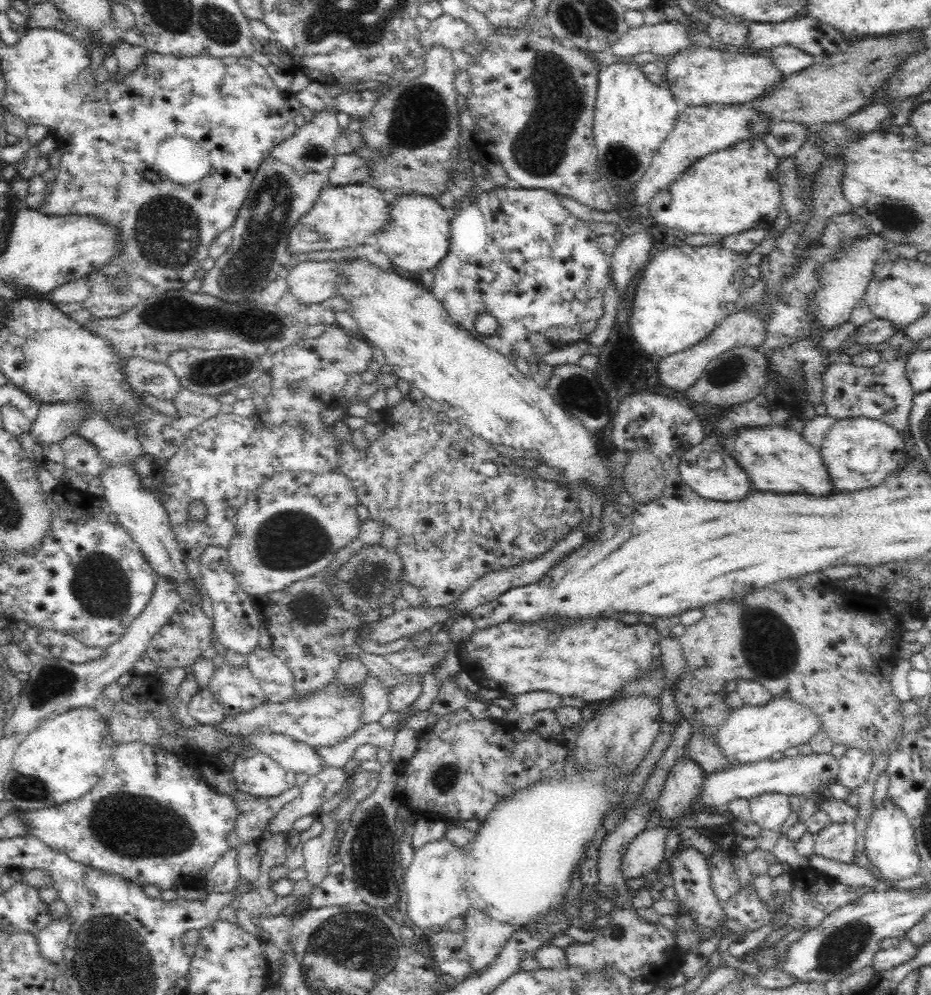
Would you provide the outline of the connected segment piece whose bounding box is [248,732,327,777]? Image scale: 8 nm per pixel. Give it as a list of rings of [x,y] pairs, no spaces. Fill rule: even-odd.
[[[250,734],[248,736],[256,749],[268,754],[282,768],[291,770],[294,774],[316,776],[326,770],[327,764],[316,748],[294,740],[286,734]]]

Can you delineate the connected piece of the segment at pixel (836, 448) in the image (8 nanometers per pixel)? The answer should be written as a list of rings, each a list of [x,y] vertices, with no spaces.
[[[862,416],[837,420],[834,426],[828,428],[824,441],[819,446],[820,459],[826,466],[830,484],[836,492],[872,488],[902,462],[906,454],[905,441],[894,429],[880,420]]]

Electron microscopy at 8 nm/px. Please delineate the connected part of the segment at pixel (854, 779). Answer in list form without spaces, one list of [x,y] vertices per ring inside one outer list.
[[[850,747],[840,758],[840,770],[837,776],[846,790],[855,791],[868,780],[872,761],[875,759],[872,749]]]

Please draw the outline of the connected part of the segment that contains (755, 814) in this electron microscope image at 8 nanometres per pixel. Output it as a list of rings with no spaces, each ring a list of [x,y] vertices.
[[[764,793],[748,799],[750,820],[763,832],[779,831],[793,819],[788,805],[788,795]]]

